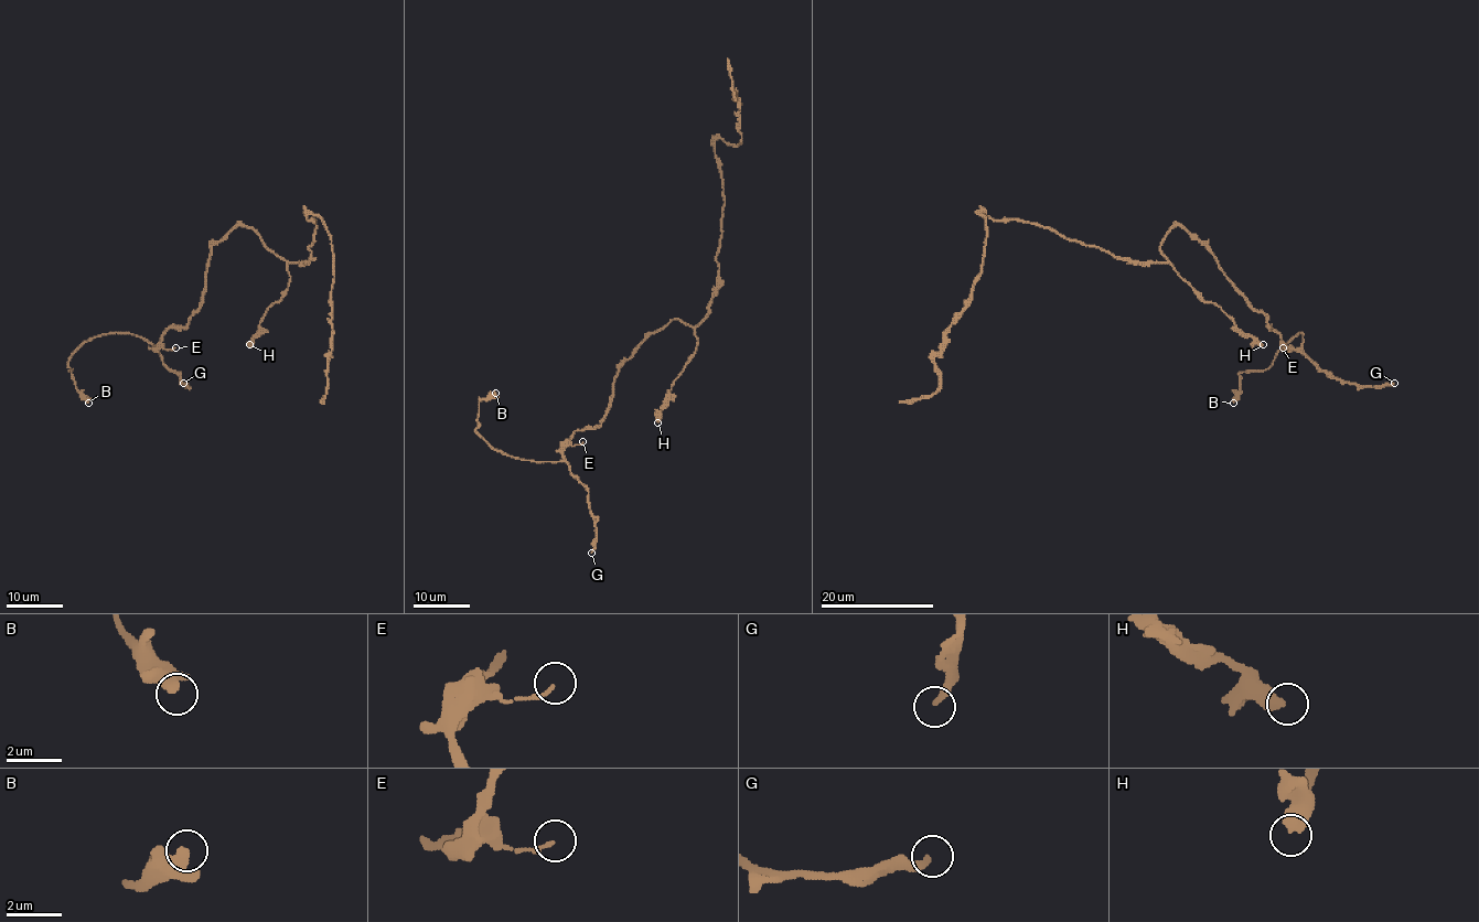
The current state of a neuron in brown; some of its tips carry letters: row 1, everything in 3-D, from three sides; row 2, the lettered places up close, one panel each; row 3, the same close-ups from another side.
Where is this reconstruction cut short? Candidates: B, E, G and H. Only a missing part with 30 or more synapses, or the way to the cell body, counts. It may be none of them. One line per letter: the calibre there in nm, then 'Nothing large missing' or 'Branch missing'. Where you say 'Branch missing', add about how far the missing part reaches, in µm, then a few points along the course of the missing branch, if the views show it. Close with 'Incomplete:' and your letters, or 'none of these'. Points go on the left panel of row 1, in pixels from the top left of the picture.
B: Thickness 400 nm. Nothing large missing
E: Thickness 100 nm. Nothing large missing
G: Thickness 240 nm. Nothing large missing
H: Thickness 480 nm. Nothing large missing
Incomplete: none of these

